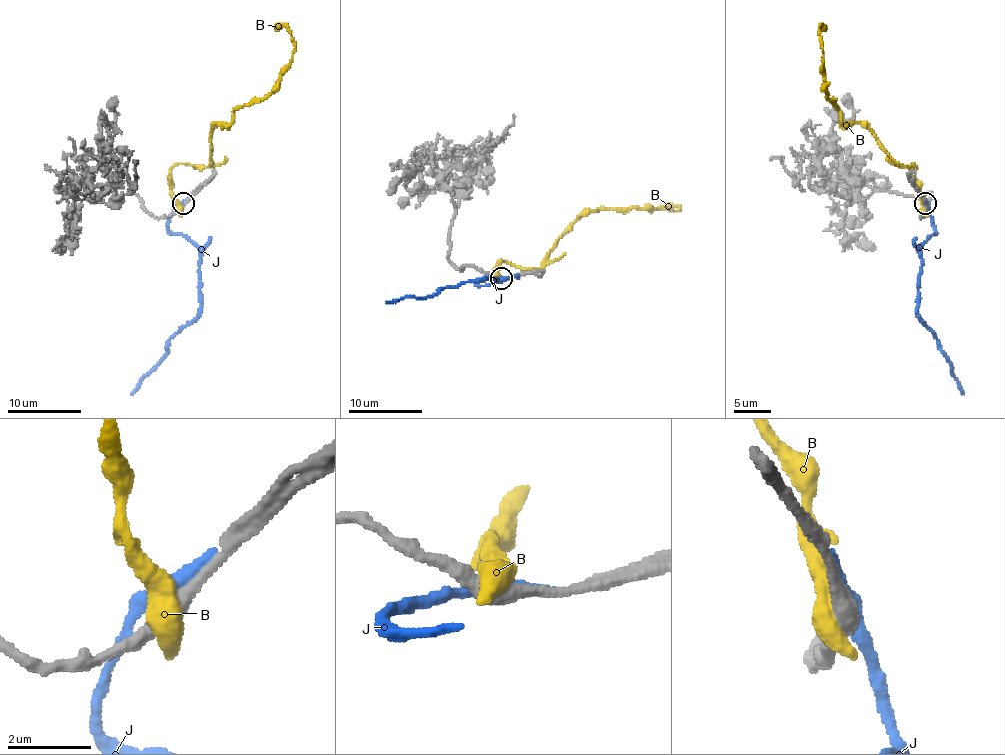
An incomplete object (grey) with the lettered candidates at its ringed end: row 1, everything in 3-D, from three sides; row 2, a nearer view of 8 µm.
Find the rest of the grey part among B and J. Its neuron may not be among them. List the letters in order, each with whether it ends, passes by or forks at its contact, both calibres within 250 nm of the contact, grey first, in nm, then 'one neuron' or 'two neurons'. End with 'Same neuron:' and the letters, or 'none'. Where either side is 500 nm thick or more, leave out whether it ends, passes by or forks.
B: 440 nm thick on the grey side, 700 nm on the other; two neurons
J: it ends there; 320 nm thick on the grey side, 360 nm on the other; one neuron
Same neuron: J

